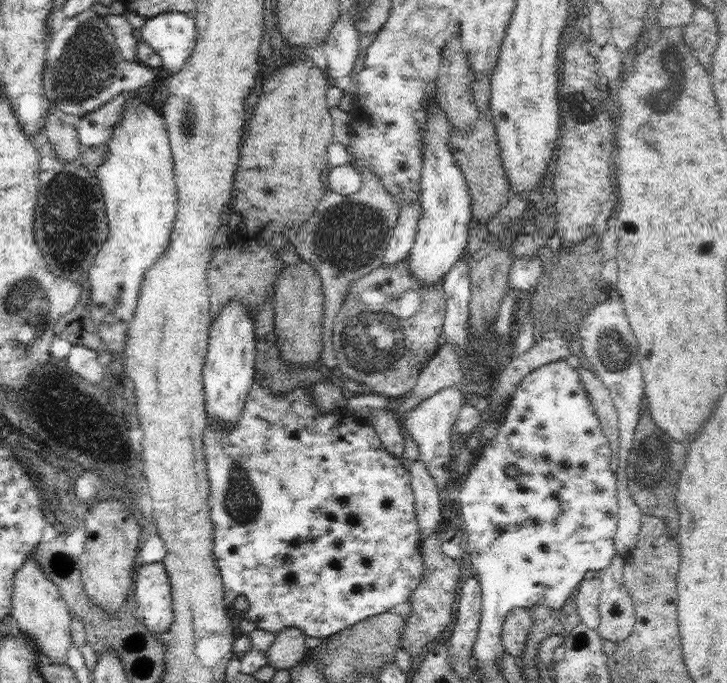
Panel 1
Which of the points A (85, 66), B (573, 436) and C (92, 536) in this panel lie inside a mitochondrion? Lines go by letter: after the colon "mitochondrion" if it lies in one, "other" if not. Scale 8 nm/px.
A: mitochondrion
B: mitochondrion
C: other

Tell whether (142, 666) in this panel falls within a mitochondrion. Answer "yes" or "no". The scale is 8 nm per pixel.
yes

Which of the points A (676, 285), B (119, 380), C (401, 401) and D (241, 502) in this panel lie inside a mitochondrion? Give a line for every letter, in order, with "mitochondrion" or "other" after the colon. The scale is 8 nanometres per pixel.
A: other
B: other
C: other
D: mitochondrion

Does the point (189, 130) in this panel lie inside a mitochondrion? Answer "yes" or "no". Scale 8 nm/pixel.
yes

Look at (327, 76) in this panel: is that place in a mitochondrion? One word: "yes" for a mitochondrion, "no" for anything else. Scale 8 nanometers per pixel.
no

